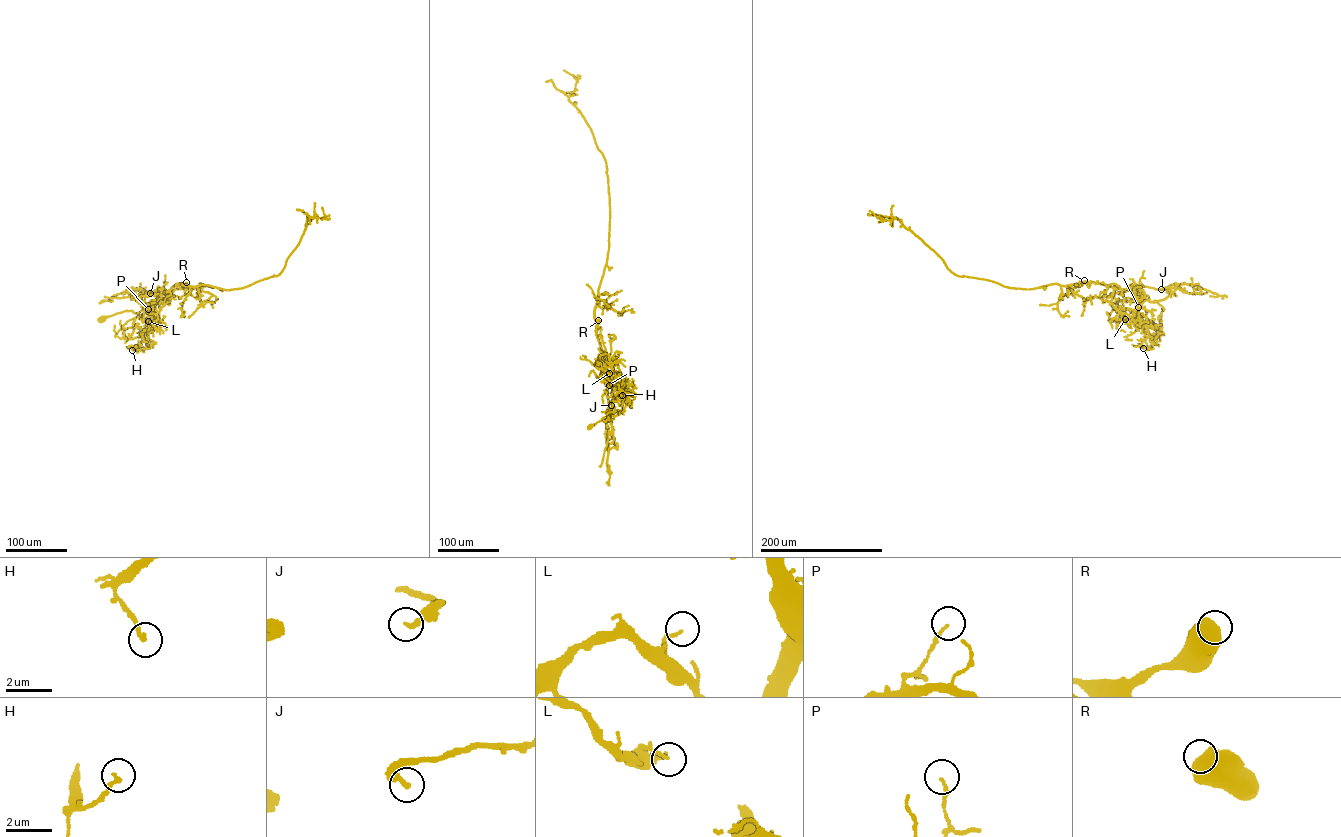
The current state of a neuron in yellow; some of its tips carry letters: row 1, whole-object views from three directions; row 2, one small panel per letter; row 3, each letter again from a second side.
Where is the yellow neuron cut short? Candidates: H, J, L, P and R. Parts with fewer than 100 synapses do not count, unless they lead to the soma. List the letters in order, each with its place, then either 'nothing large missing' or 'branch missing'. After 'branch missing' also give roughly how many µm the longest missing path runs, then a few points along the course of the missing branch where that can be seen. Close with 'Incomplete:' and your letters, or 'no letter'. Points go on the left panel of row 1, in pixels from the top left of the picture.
H: place (132, 350); nothing large missing
J: place (150, 293); nothing large missing
L: place (148, 321); nothing large missing
P: place (148, 309); nothing large missing
R: place (186, 282); nothing large missing
Incomplete: no letter

